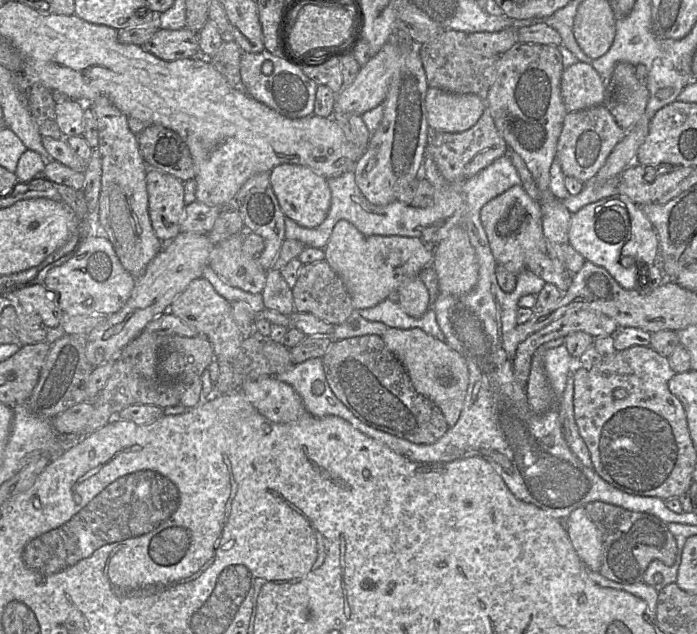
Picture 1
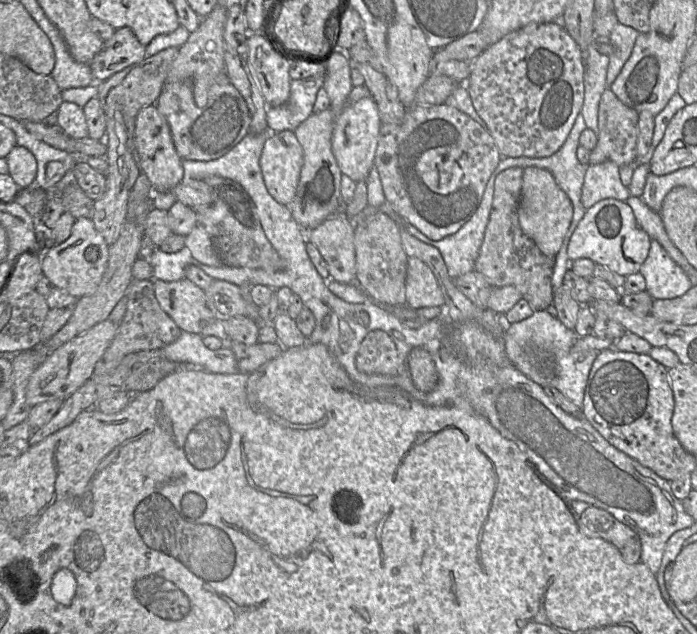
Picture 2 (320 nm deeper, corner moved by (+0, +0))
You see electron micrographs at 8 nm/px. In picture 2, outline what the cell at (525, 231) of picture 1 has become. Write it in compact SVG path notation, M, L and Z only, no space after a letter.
M537 167L524 169L517 213L524 234L534 241L543 254L555 257L571 224L573 205L551 172Z

